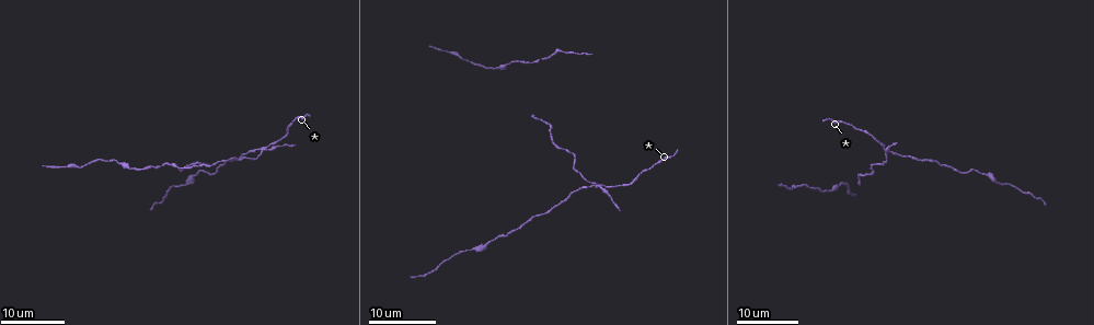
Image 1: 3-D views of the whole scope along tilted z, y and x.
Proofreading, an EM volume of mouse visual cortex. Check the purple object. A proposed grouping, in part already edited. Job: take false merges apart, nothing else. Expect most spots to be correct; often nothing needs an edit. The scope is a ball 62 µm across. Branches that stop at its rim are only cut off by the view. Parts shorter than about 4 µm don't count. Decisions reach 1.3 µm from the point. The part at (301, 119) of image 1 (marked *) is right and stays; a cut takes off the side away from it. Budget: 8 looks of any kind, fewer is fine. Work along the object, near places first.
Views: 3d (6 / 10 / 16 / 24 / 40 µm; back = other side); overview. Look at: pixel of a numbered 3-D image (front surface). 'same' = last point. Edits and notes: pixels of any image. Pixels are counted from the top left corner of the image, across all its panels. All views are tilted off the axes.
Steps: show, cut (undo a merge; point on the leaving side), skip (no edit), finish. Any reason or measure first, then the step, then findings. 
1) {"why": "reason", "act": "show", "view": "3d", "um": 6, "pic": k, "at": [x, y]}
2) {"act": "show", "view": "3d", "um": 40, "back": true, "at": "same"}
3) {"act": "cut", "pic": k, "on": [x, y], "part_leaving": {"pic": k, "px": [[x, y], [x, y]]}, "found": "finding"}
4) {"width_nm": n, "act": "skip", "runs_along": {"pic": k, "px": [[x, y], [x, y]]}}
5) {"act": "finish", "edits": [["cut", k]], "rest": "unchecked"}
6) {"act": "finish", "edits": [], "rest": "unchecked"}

{"act": "show", "view": "3d", "um": 16, "pic": 1, "at": [261, 148]}

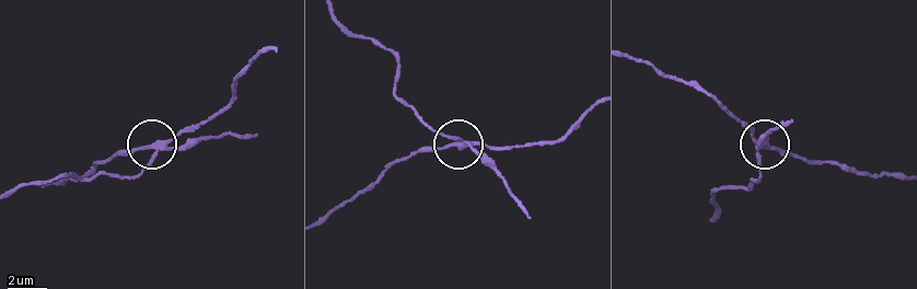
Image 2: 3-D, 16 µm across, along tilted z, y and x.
{"why": "closer look", "act": "show", "view": "3d", "um": 6, "pic": 2, "at": [154, 151]}

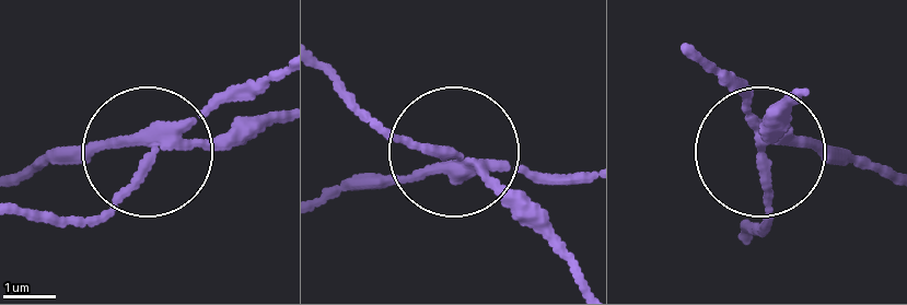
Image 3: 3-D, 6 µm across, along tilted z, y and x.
{"side_arm_um": 37, "act": "cut", "pic": 3, "on": [243, 122], "part_leaving": {"pic": 3, "px": [[472, 159], [380, 129], [322, 68]]}, "found": "two neurons meet here"}

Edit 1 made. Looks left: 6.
{"act": "show", "view": "overview"}

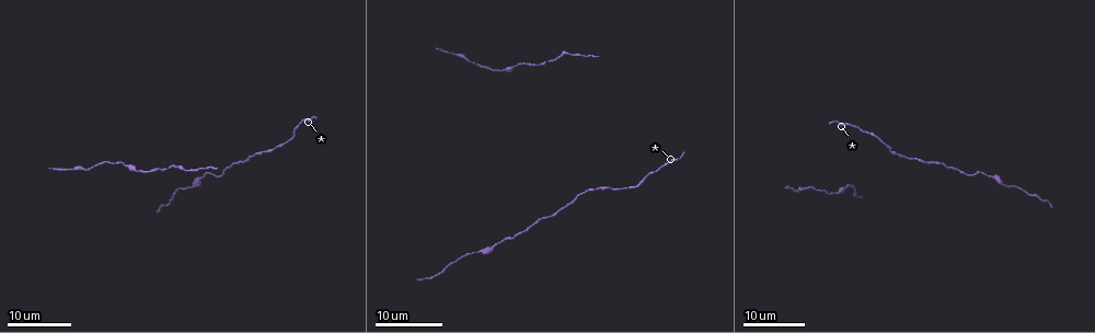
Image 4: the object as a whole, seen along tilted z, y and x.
{"act": "show", "view": "3d", "um": 24, "pic": 4, "at": [821, 191]}

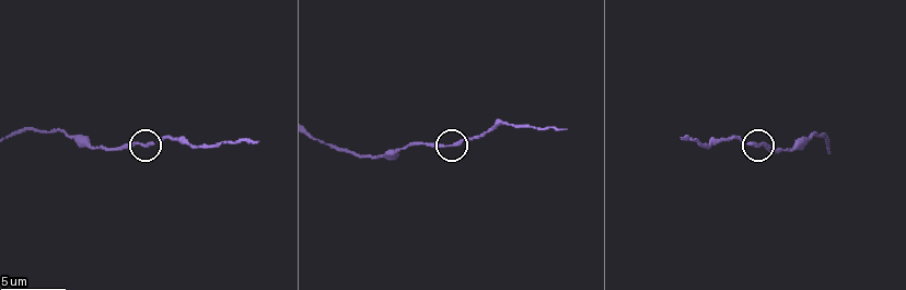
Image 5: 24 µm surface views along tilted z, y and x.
{"why": "zoom in", "act": "show", "view": "3d", "um": 10, "pic": 5, "at": [760, 144]}

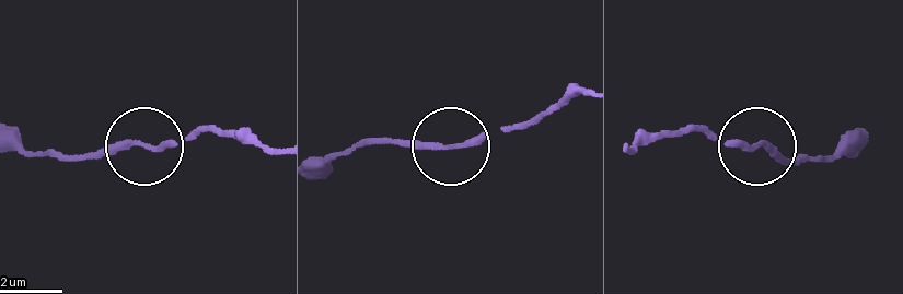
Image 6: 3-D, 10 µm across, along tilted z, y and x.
{"act": "skip", "found": "continuous, no second neuron"}

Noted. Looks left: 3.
{"why": "sudden change in width", "act": "show", "view": "3d", "um": 6, "pic": 5, "at": [400, 151]}

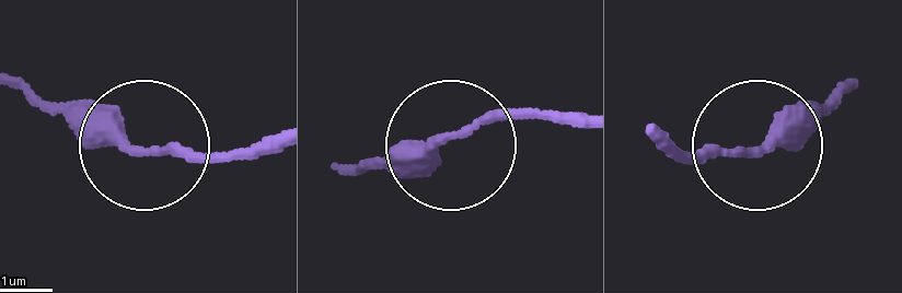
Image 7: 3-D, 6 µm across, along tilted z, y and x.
{"act": "show", "view": "3d", "um": 6, "back": true, "pic": 7, "at": [136, 151]}

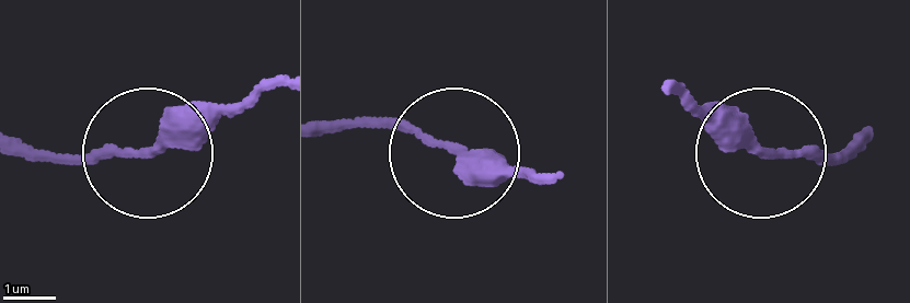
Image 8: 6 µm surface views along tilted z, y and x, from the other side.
{"width_nm": 190, "act": "skip", "runs_along": {"pic": 8, "px": [[14, 140], [135, 158], [196, 146], [249, 106]]}, "found": "one neuron here"}

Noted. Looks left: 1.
{"act": "finish", "edits": [["cut", 3]], "rest": "unchecked"}

